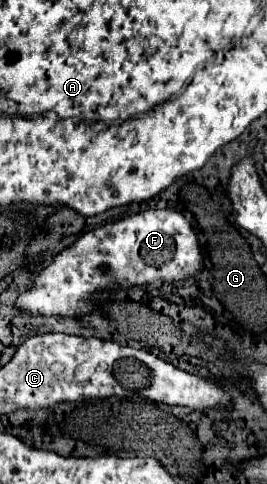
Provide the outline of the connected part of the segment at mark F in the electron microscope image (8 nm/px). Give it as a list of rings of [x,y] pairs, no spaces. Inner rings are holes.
[[[146,209],[139,213],[133,213],[119,218],[104,227],[92,229],[84,233],[72,247],[64,249],[62,253],[52,257],[52,263],[40,271],[30,291],[22,293],[16,299],[16,309],[22,309],[30,315],[70,315],[78,317],[84,313],[92,313],[96,309],[92,295],[94,291],[104,291],[112,285],[118,287],[132,287],[132,285],[148,285],[154,281],[172,283],[178,279],[186,279],[202,269],[202,255],[198,237],[192,231],[190,223],[184,219],[180,211],[174,209]],[[100,267],[108,267],[104,273]]]

